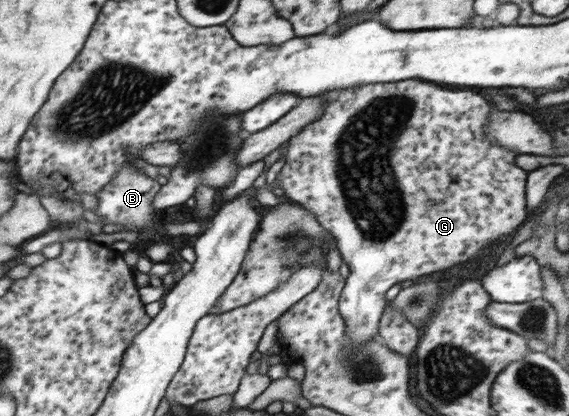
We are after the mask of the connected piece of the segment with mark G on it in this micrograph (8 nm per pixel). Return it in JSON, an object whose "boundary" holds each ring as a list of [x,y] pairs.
{"boundary":[[[407,79],[405,81],[375,83],[374,85],[352,86],[341,89],[323,97],[324,113],[317,120],[304,126],[287,141],[283,166],[276,175],[276,183],[283,194],[293,203],[311,211],[318,219],[321,227],[326,227],[329,237],[333,238],[342,262],[349,267],[345,286],[338,299],[338,310],[346,323],[346,342],[360,344],[369,341],[378,332],[382,313],[385,312],[387,293],[403,280],[416,280],[429,276],[433,272],[449,269],[457,264],[487,254],[498,246],[502,246],[528,219],[529,209],[526,206],[526,178],[528,172],[513,164],[513,150],[497,146],[487,137],[486,126],[489,125],[489,105],[479,94],[469,90],[450,90],[439,85]]]}

